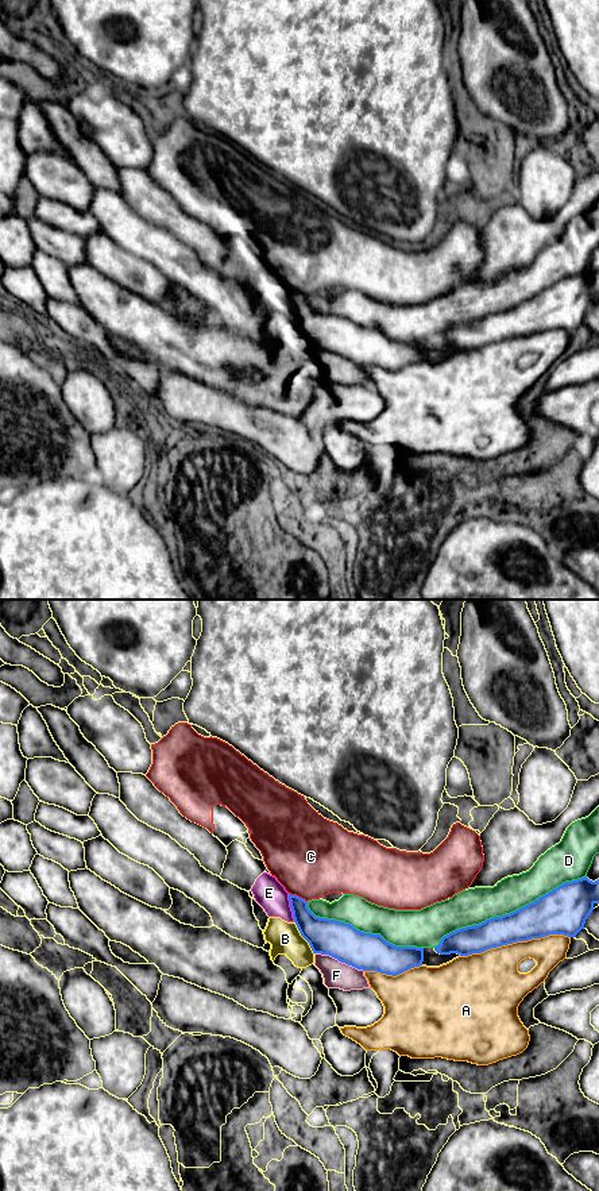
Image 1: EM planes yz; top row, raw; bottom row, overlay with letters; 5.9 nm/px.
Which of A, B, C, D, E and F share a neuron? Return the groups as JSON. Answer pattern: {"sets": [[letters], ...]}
{"sets": [["A"], ["B", "F"], ["C"], ["D"], ["E"]]}

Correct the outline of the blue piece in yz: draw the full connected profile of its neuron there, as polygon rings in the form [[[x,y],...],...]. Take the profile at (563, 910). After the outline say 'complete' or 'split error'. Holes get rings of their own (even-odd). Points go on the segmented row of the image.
[[[584,876],[565,882],[510,914],[444,936],[434,951],[440,955],[468,956],[549,934],[575,937],[584,929],[595,903],[599,903],[599,879],[592,882]]] | complete

